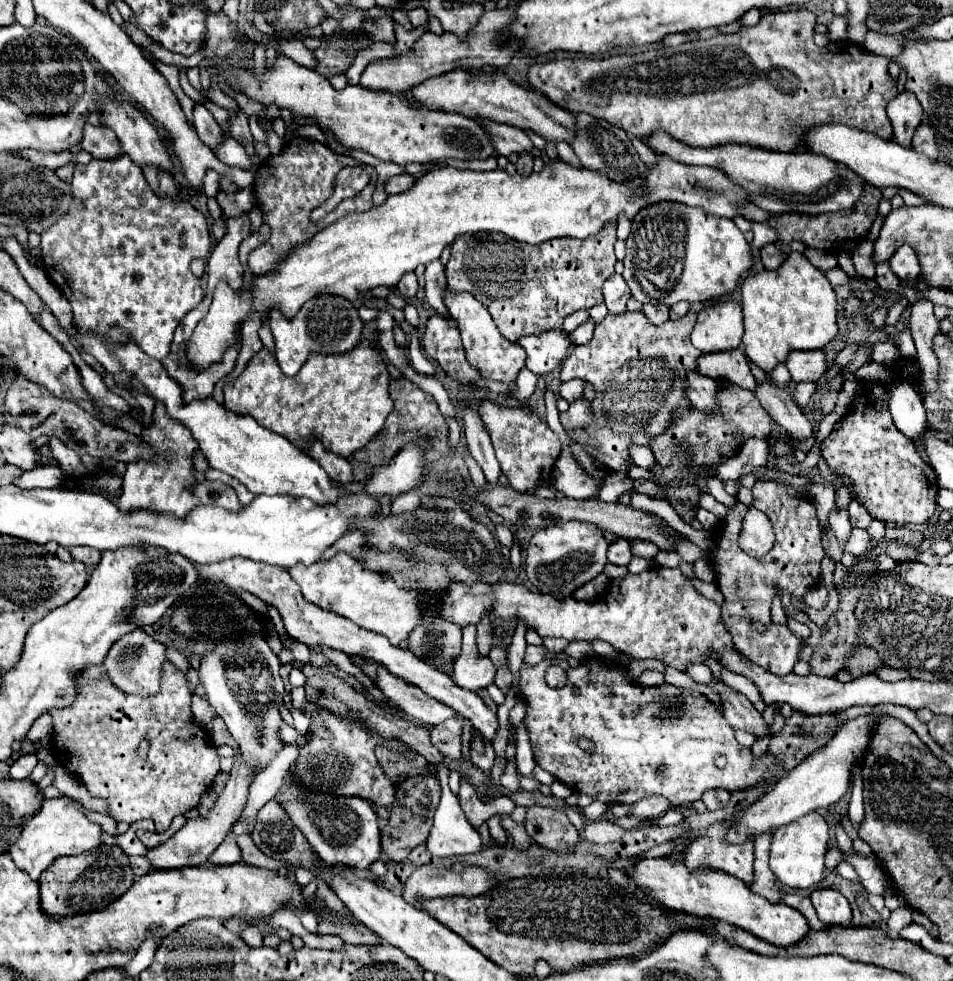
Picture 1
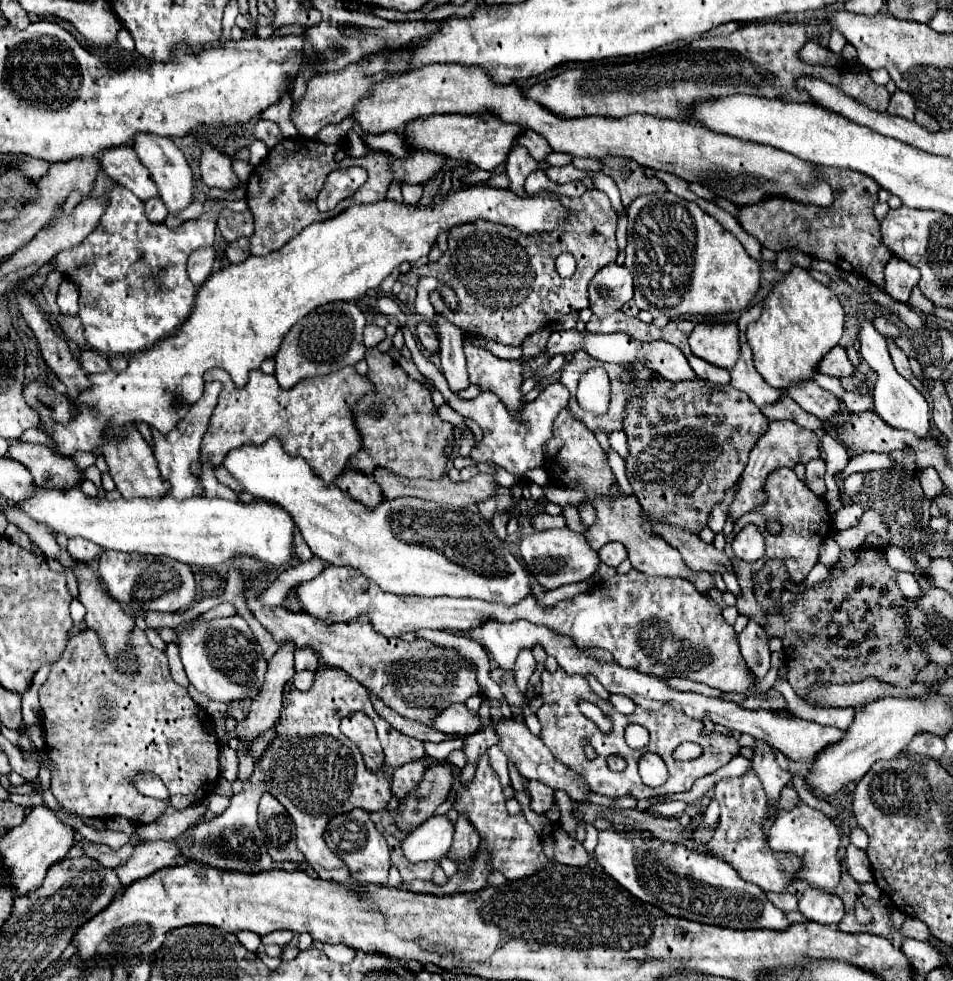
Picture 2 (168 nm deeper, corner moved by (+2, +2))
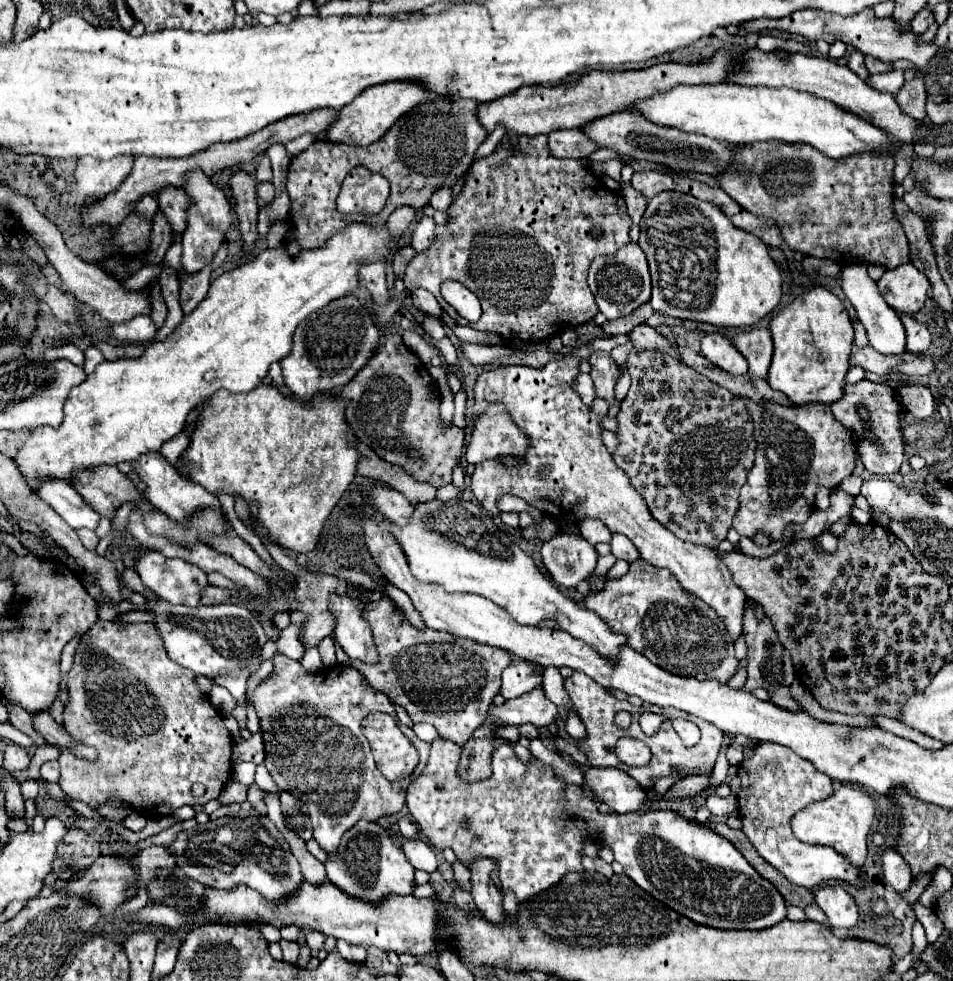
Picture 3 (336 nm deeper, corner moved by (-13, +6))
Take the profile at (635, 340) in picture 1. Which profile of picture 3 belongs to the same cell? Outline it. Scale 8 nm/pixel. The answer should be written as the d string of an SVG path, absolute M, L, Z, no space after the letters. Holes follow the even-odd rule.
M592 353L590 365L592 365L590 377L594 381L596 395L608 401L608 405L618 405L616 395L614 395L614 385L620 379L620 369L614 363L614 359L610 359L606 353Z

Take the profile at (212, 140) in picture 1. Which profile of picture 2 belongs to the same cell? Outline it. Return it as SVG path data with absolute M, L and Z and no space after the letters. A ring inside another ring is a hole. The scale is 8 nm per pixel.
M205 143L203 147L203 155L201 155L201 177L203 183L207 187L217 187L223 191L235 191L241 187L241 181L237 179L233 167L231 167L231 159L223 153L219 153L215 147L211 147L209 143Z

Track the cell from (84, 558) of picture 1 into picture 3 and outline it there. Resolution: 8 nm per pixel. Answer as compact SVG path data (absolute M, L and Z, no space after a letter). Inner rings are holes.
M78 529L78 537L86 549L96 549L96 545L100 541L96 531L92 531L92 529Z

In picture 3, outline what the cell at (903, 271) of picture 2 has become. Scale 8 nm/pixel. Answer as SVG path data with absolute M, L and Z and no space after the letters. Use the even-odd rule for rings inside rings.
M904 263L892 271L884 271L878 281L878 289L892 309L912 315L924 305L930 281L912 263Z

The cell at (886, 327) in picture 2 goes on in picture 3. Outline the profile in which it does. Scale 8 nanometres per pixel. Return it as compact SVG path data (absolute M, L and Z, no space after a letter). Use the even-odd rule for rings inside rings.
M902 313L900 319L902 319L902 325L906 329L906 351L922 353L924 349L928 349L928 345L930 345L928 329L922 323L914 321L910 315Z

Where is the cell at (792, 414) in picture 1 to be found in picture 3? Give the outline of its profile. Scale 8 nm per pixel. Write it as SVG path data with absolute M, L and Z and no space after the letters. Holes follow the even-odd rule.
M766 327L762 329L750 329L744 331L736 337L732 337L732 343L738 347L738 351L746 357L748 361L748 373L752 377L766 379L768 377L768 367L772 359L772 337Z

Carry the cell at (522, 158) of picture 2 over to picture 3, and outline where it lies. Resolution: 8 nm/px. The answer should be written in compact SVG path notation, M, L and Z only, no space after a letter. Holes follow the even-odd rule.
M546 135L520 137L520 145L514 149L496 147L496 151L470 167L466 185L456 203L448 211L448 227L436 227L436 243L426 253L416 253L406 267L404 287L414 291L418 287L434 293L442 309L456 319L458 325L466 325L478 331L492 331L504 339L544 339L560 335L566 329L582 325L598 313L592 291L586 277L588 267L596 257L618 253L630 243L628 231L632 219L626 213L626 203L620 193L604 189L600 177L596 177L582 161L556 159L548 149ZM600 227L600 237L592 235L592 229ZM446 279L466 285L482 303L482 317L476 323L468 323L460 317L450 303L440 295L440 283Z

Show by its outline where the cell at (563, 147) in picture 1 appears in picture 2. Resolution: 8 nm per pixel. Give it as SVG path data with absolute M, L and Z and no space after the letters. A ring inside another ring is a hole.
M591 173L591 177L595 179L595 187L597 187L599 191L607 193L607 197L609 197L609 199L611 199L611 203L613 203L613 209L615 209L617 213L621 213L625 207L621 205L619 189L617 189L615 181L613 181L609 175L605 175L605 173Z

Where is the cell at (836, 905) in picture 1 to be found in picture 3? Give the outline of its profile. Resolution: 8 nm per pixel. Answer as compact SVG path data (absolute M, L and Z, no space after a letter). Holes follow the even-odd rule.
M822 887L816 891L816 903L826 913L834 929L850 929L858 921L858 905L842 887Z

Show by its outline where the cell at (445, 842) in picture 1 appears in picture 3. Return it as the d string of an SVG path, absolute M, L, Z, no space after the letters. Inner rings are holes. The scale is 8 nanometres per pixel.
M408 839L402 843L402 851L406 853L408 861L412 863L414 869L422 869L422 871L436 871L436 855L434 849L422 841L422 839Z

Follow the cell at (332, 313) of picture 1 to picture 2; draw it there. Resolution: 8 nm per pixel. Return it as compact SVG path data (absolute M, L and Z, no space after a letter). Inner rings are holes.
M341 303L339 315L337 313L309 313L307 319L295 323L281 349L275 355L275 379L281 389L291 389L303 379L319 377L335 373L343 367L355 365L365 359L365 345L363 345L363 327L365 315L355 303Z

